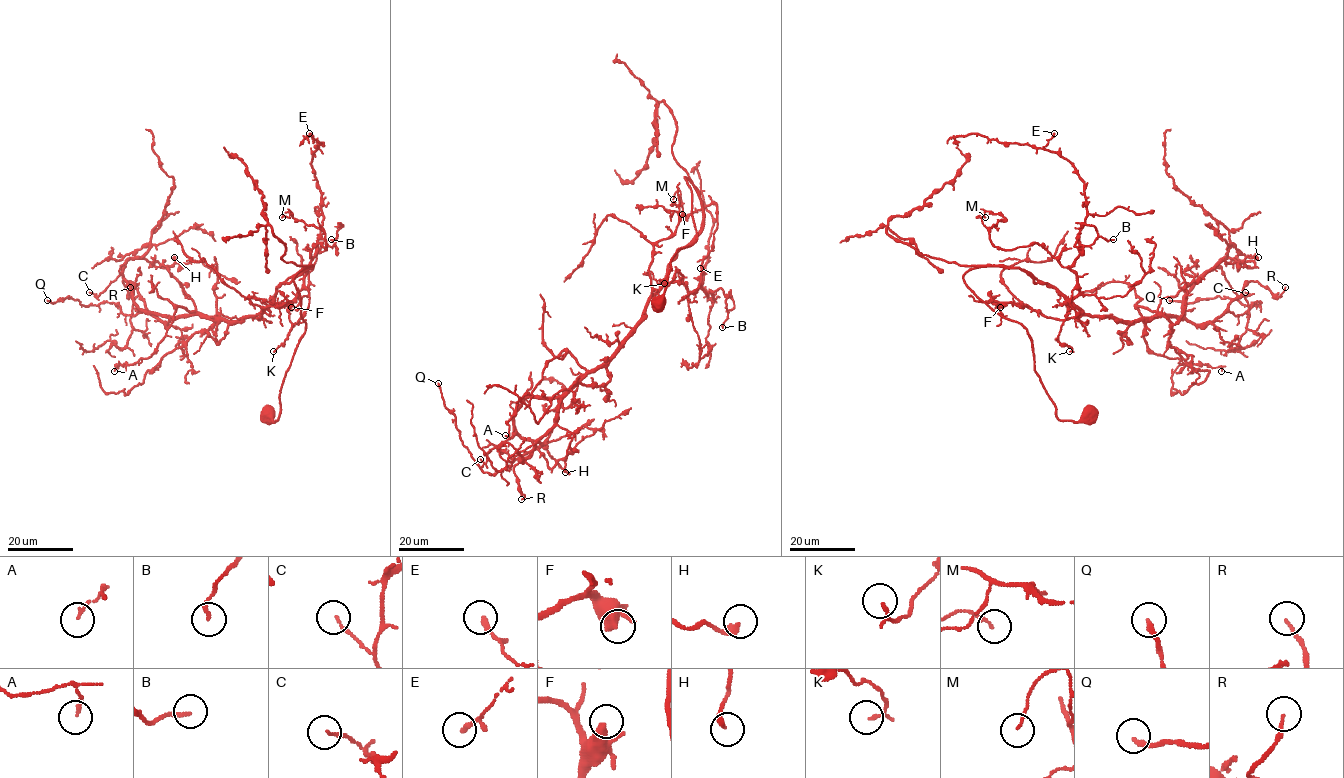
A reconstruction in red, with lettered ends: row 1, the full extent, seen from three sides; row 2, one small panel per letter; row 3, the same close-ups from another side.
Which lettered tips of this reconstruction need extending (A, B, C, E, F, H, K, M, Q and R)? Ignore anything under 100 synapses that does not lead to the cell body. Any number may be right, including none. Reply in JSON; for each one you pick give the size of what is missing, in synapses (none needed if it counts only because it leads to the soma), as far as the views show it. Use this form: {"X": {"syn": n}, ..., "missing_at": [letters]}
{"missing_at": []}

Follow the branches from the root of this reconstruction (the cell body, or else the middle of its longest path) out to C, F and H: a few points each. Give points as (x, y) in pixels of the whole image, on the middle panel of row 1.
C: (656, 302), (696, 240), (686, 177), (702, 230), (644, 318), (562, 395), (526, 397), (514, 434), (480, 459)
F: (656, 302), (673, 256), (696, 240), (686, 177), (702, 230), (652, 294), (653, 246), (682, 214)
H: (656, 302), (696, 240), (686, 177), (702, 230), (644, 318), (562, 395), (515, 413), (565, 472)

